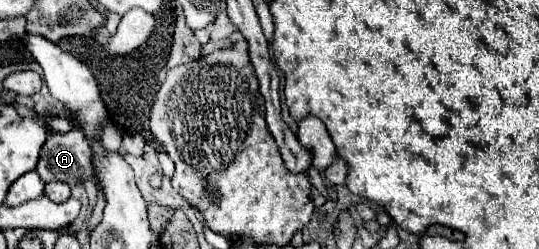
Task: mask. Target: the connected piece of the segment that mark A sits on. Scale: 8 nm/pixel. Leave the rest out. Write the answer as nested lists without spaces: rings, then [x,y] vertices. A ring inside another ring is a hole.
[[[71,130],[67,134],[51,132],[35,170],[43,182],[61,180],[67,184],[81,184],[93,180],[93,148],[83,130]]]

